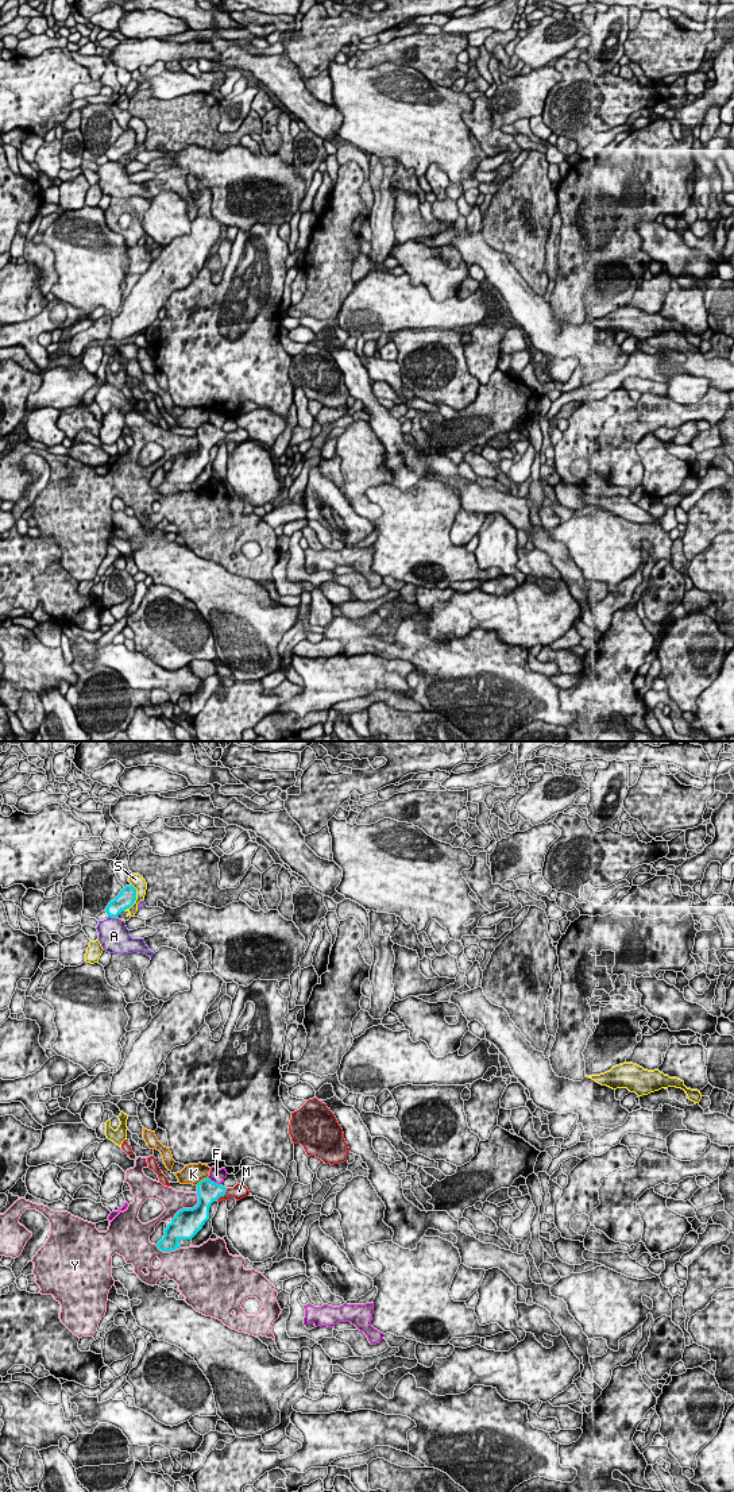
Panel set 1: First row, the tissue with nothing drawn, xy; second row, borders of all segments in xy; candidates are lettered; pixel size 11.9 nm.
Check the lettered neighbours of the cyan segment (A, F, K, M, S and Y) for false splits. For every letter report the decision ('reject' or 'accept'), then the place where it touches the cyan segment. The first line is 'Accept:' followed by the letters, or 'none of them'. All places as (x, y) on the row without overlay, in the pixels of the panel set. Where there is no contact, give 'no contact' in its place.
Accept: none of them
A: reject; meets cyan in xy at (112, 161)
F: reject; meets cyan in xy at (213, 425)
K: reject; meets cyan in xy at (201, 424)
M: reject; meets cyan in xy at (223, 439)
S: reject; meets cyan in xy at (135, 141)
Y: reject; meets cyan in xy at (189, 453)

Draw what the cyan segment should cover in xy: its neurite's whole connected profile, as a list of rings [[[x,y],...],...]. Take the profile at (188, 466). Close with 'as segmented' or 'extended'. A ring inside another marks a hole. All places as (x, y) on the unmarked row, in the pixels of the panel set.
[[[204,423],[197,428],[198,447],[193,452],[179,454],[165,473],[163,482],[157,487],[162,496],[179,493],[179,483],[192,483],[209,463],[209,451],[220,440],[224,440],[227,432],[221,428]]] | as segmented

